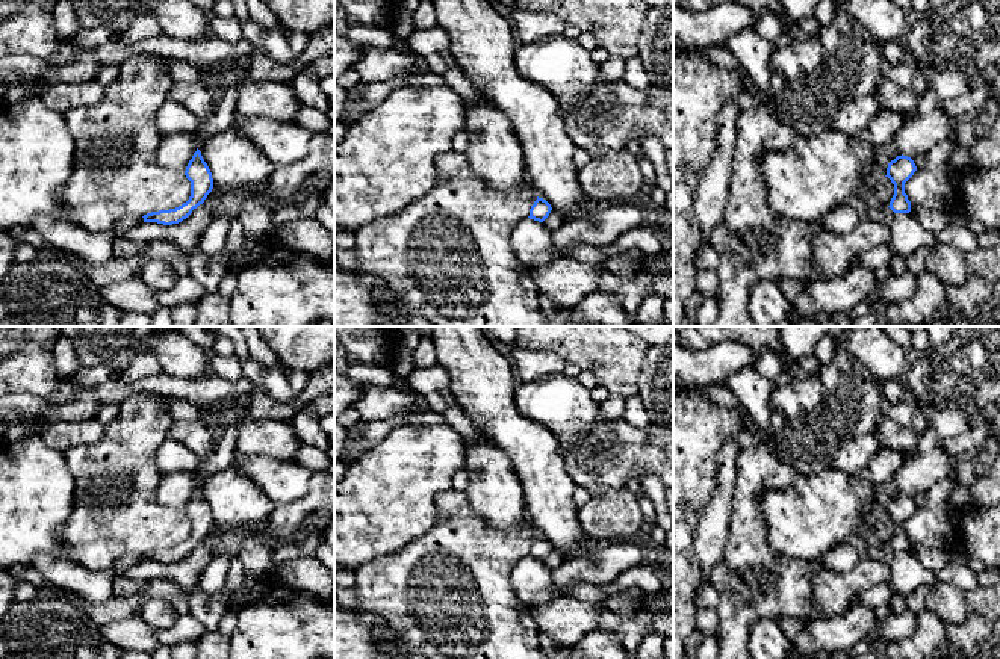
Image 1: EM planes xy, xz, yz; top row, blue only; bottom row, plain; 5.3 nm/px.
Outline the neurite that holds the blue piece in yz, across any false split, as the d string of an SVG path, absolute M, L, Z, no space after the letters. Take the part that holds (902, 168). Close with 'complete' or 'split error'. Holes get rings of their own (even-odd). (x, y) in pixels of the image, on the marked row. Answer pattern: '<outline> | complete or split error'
M897 156L894 160L888 163L887 175L894 184L894 195L890 201L890 209L894 213L909 213L911 201L905 193L905 183L914 175L917 166L914 160L908 156Z | complete

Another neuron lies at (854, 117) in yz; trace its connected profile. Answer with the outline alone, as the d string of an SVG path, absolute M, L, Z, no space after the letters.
M874 95L846 101L832 121L832 128L850 138L856 138L868 128L882 110Z

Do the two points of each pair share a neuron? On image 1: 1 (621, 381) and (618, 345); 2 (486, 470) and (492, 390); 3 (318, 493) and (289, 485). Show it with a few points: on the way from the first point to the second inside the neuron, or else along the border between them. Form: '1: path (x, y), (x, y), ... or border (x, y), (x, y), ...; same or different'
1: path (618, 372), (618, 354); same
2: border (477, 425), (483, 436), (507, 457), (512, 467); different
3: border (313, 473), (309, 491), (303, 498); different

